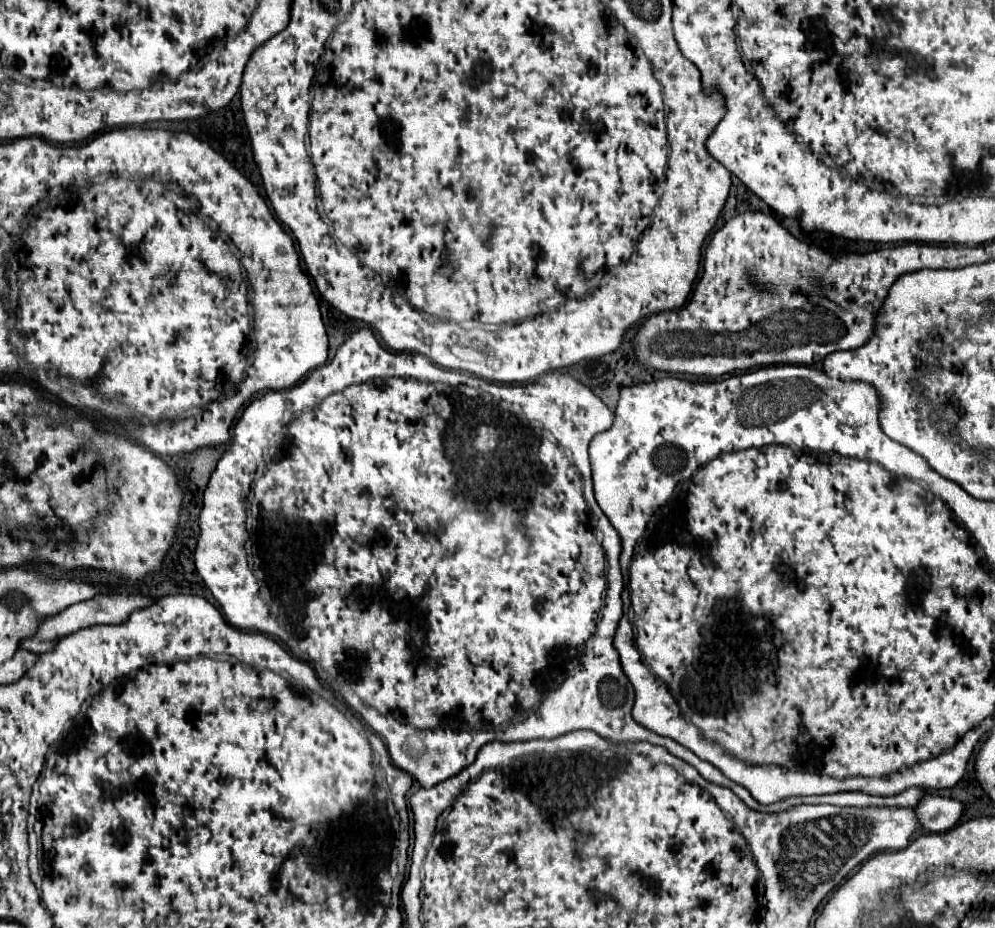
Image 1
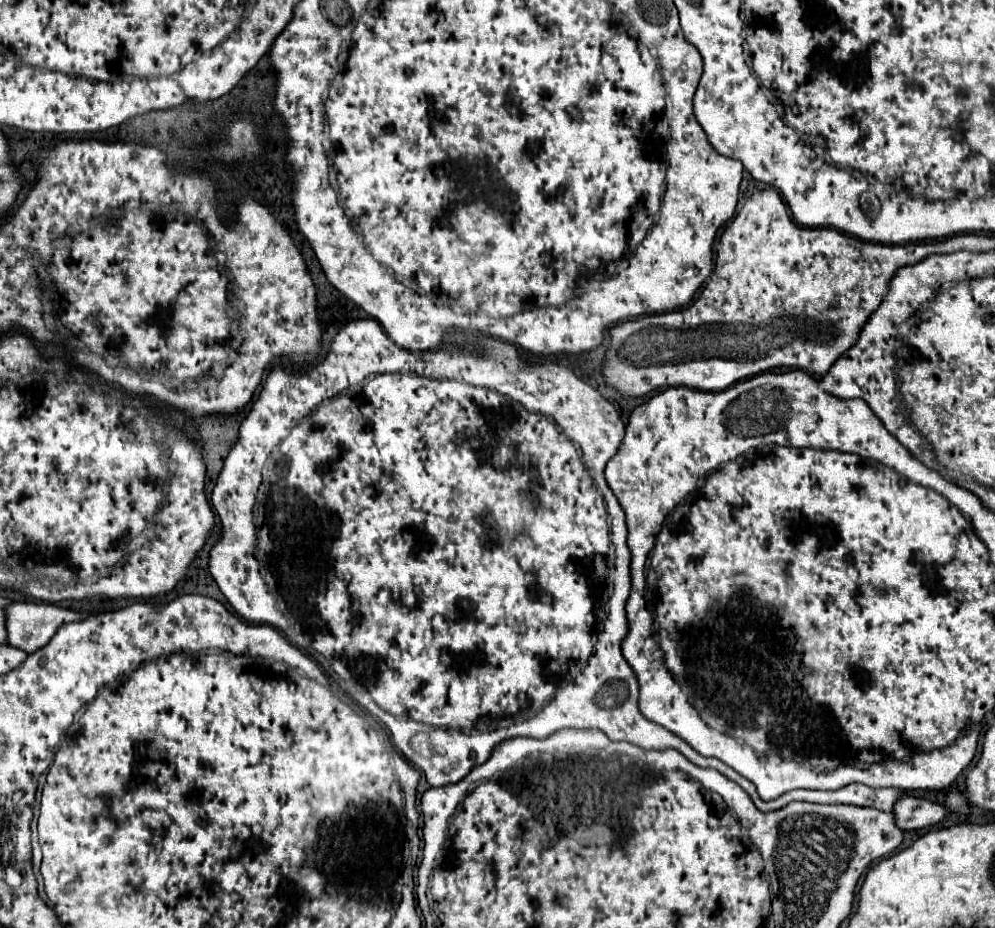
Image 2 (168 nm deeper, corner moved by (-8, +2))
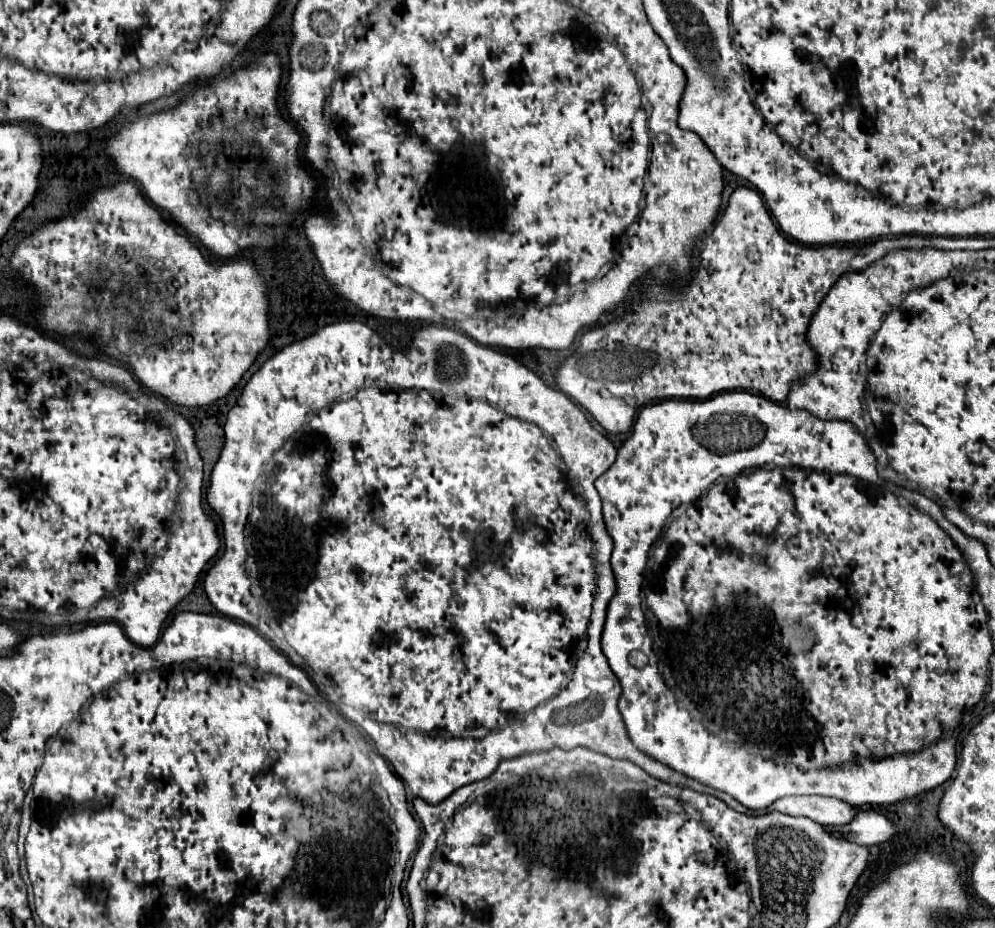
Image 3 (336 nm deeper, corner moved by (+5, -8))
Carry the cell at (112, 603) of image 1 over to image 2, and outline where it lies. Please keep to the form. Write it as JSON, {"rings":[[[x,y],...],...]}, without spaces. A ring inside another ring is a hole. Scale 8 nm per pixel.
{"rings":[[[13,603],[7,607],[9,645],[35,653],[51,641],[61,625],[87,619],[89,615],[53,603]]]}

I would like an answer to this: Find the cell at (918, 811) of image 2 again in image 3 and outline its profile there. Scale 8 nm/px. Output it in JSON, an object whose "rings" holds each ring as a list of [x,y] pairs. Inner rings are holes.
{"rings":[[[860,811],[848,825],[826,827],[826,831],[832,831],[832,833],[844,837],[846,841],[870,847],[870,845],[888,841],[896,833],[896,827],[884,815]]]}

